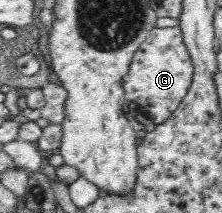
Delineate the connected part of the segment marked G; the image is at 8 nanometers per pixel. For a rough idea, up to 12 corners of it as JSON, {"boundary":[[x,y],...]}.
{"boundary":[[180,26],[152,28],[120,86],[158,126],[193,81]]}

